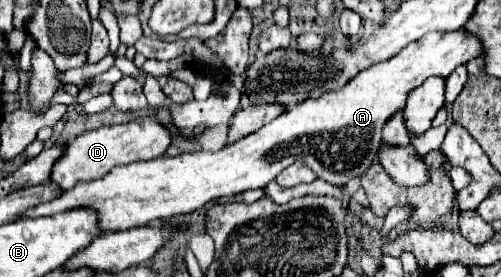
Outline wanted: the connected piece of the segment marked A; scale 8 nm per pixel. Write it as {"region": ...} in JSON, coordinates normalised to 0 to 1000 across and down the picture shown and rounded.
{"region":[[[924,105],[900,112],[900,119],[852,119],[836,148],[812,162],[804,184],[796,184],[788,206],[752,227],[729,256],[721,256],[701,300],[693,300],[677,329],[661,329],[641,343],[637,357],[613,357],[597,379],[581,379],[569,394],[553,430],[521,458],[517,473],[477,502],[465,523],[445,531],[433,552],[417,545],[385,545],[385,552],[365,552],[357,567],[313,567],[301,581],[273,581],[257,596],[242,596],[222,610],[202,646],[190,653],[158,653],[138,690],[126,690],[118,718],[98,726],[94,740],[74,740],[70,755],[54,755],[46,783],[98,783],[110,769],[142,762],[154,747],[174,747],[194,762],[198,783],[198,827],[210,834],[250,834],[261,819],[285,819],[313,805],[317,791],[337,791],[345,776],[369,776],[389,755],[401,755],[409,733],[421,718],[445,711],[445,704],[477,704],[493,682],[521,682],[537,653],[545,653],[569,603],[577,603],[585,581],[605,581],[621,552],[621,610],[629,632],[669,675],[689,675],[697,646],[721,639],[749,581],[752,552],[760,538],[760,473],[764,451],[808,386],[812,336],[836,307],[848,300],[856,278],[880,278],[892,285],[908,242],[928,235],[932,220],[948,213],[956,199],[956,141],[928,119]]]}

